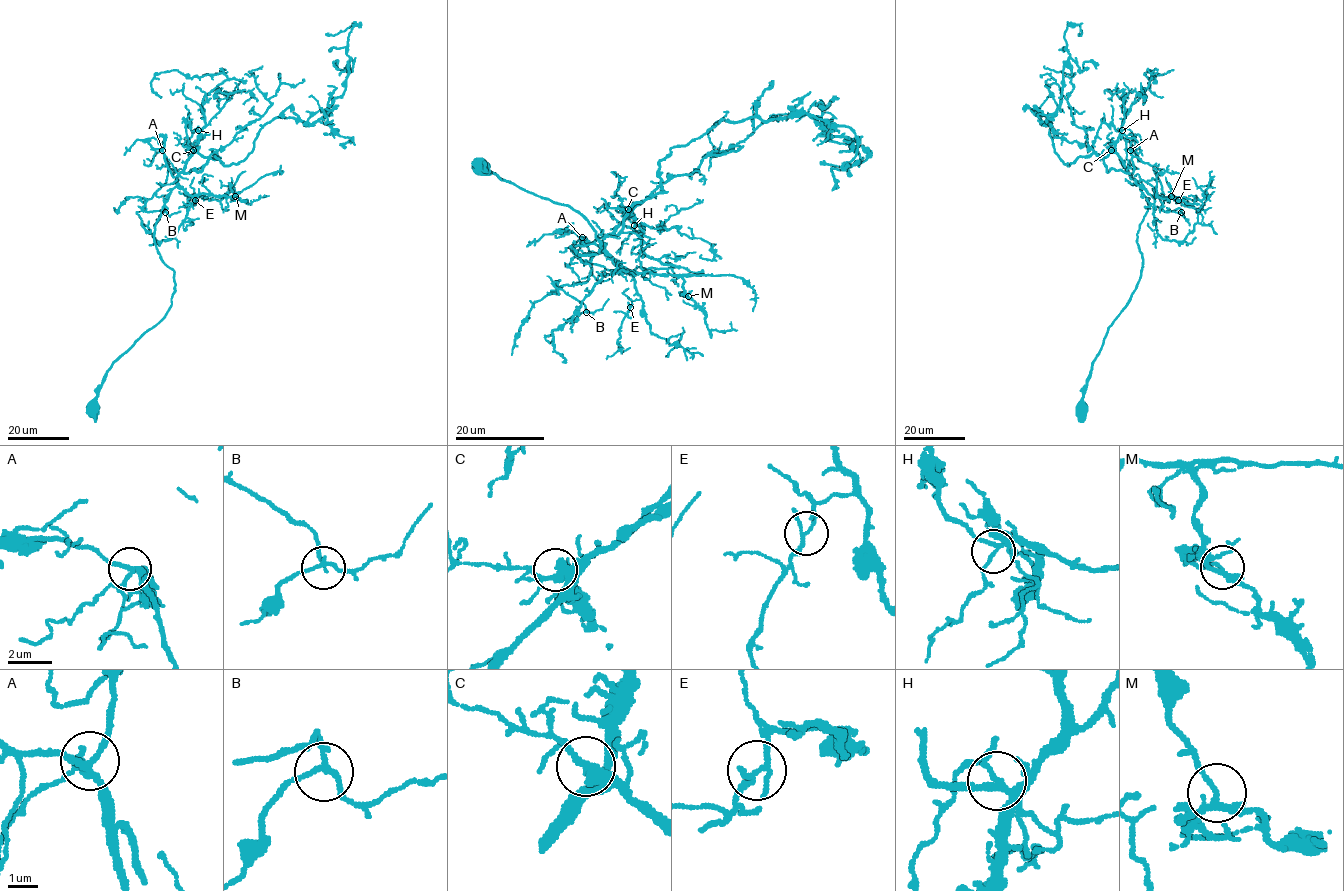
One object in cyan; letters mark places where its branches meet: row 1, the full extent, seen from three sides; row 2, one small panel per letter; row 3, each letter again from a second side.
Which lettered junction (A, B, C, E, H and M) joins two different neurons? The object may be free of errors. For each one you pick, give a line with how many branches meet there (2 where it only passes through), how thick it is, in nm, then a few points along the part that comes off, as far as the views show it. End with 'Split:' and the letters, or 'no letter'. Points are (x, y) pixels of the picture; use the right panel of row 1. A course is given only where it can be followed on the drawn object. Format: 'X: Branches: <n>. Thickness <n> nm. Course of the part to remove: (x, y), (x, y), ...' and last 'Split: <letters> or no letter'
Split: no letter

